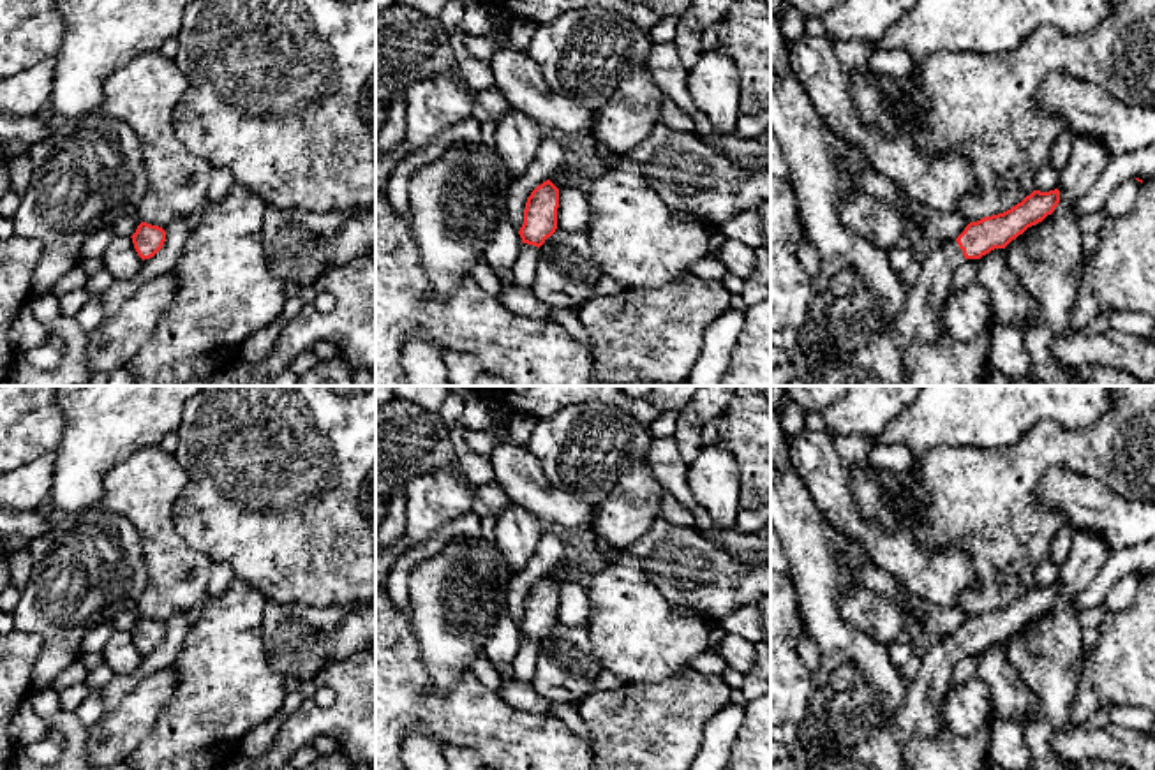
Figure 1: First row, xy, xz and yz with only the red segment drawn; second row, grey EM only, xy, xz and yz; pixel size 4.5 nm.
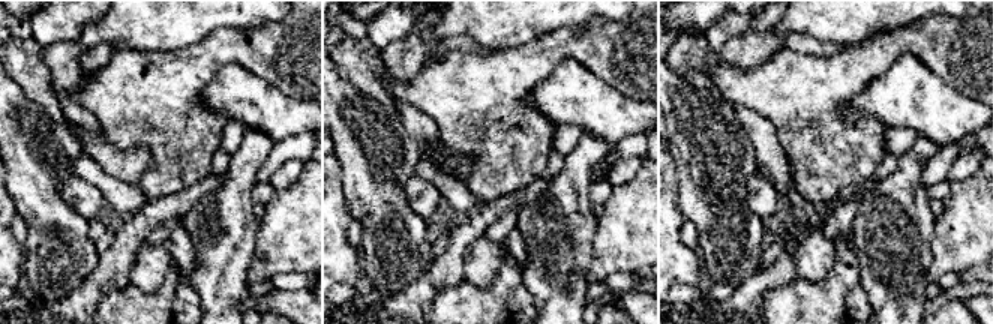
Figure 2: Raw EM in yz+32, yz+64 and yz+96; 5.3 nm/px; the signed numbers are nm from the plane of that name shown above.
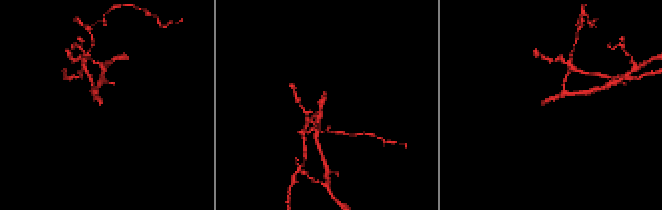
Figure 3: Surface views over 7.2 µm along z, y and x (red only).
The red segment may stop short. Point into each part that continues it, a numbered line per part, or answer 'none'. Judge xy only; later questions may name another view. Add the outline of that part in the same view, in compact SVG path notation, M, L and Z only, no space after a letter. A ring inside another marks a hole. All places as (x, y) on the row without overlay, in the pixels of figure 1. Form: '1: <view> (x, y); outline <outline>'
none

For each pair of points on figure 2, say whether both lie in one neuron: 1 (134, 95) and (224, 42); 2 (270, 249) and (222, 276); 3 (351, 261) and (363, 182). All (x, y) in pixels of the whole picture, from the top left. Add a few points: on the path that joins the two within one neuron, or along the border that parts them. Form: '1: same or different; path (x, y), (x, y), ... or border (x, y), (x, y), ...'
1: same; path (156, 95), (201, 62)
2: different; border (260, 225), (246, 278), (249, 285)
3: different; border (360, 251), (363, 273)

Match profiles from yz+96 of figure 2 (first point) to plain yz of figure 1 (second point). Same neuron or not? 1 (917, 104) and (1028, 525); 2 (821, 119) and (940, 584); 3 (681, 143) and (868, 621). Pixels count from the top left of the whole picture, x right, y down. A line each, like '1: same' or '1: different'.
1: different
2: different
3: different

